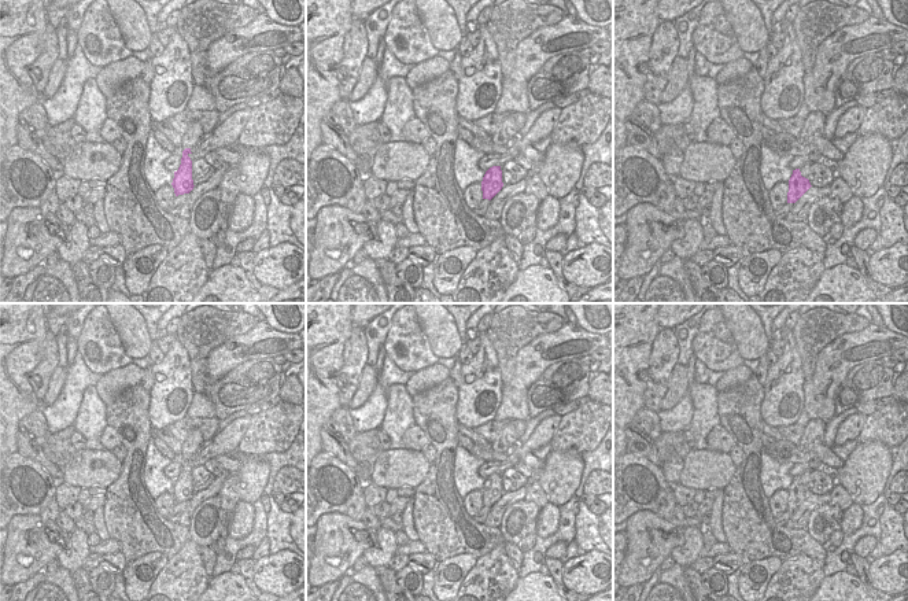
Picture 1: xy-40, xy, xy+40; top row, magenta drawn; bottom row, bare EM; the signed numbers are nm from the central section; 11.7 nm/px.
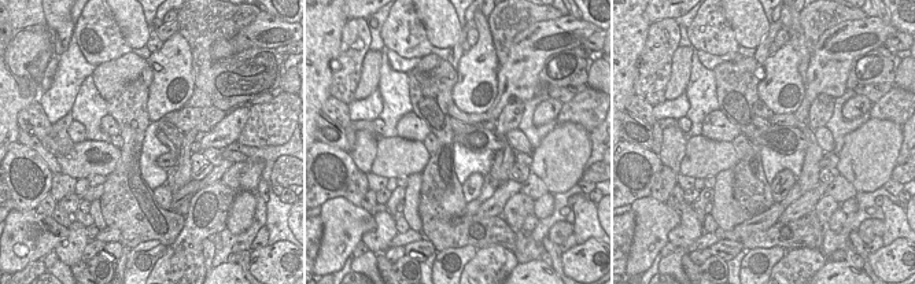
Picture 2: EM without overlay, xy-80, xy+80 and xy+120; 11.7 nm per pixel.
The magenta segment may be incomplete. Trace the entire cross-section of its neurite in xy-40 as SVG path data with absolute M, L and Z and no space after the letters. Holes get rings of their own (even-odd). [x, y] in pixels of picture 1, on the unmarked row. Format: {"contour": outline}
{"contour": "M193 431L185 442L182 442L182 465L181 472L177 479L174 479L173 486L173 495L176 504L189 501L193 497L193 487L192 487L192 468L188 464L191 460L191 456L200 449L200 446L204 443L202 432Z"}

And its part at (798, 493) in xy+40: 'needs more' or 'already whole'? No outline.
already whole

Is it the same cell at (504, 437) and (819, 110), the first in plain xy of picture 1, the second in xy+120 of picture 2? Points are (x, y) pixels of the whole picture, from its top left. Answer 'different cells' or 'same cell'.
same cell

